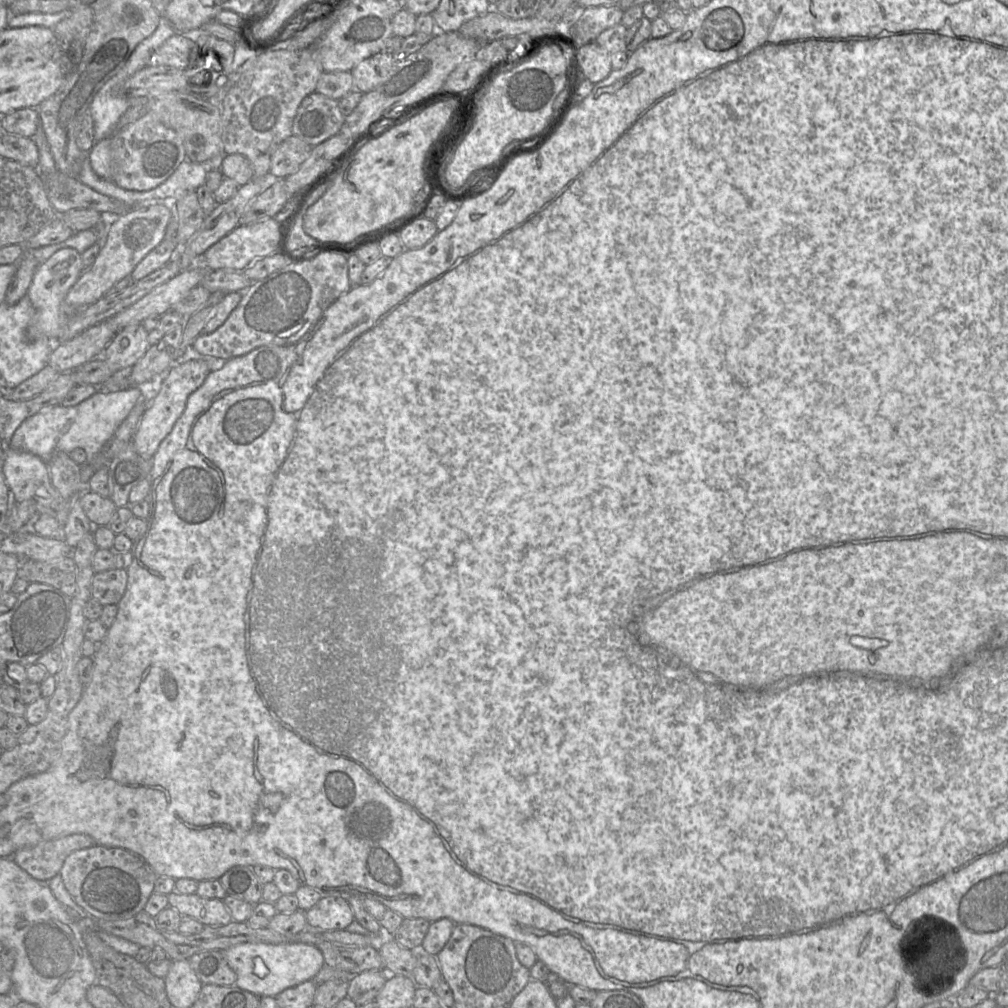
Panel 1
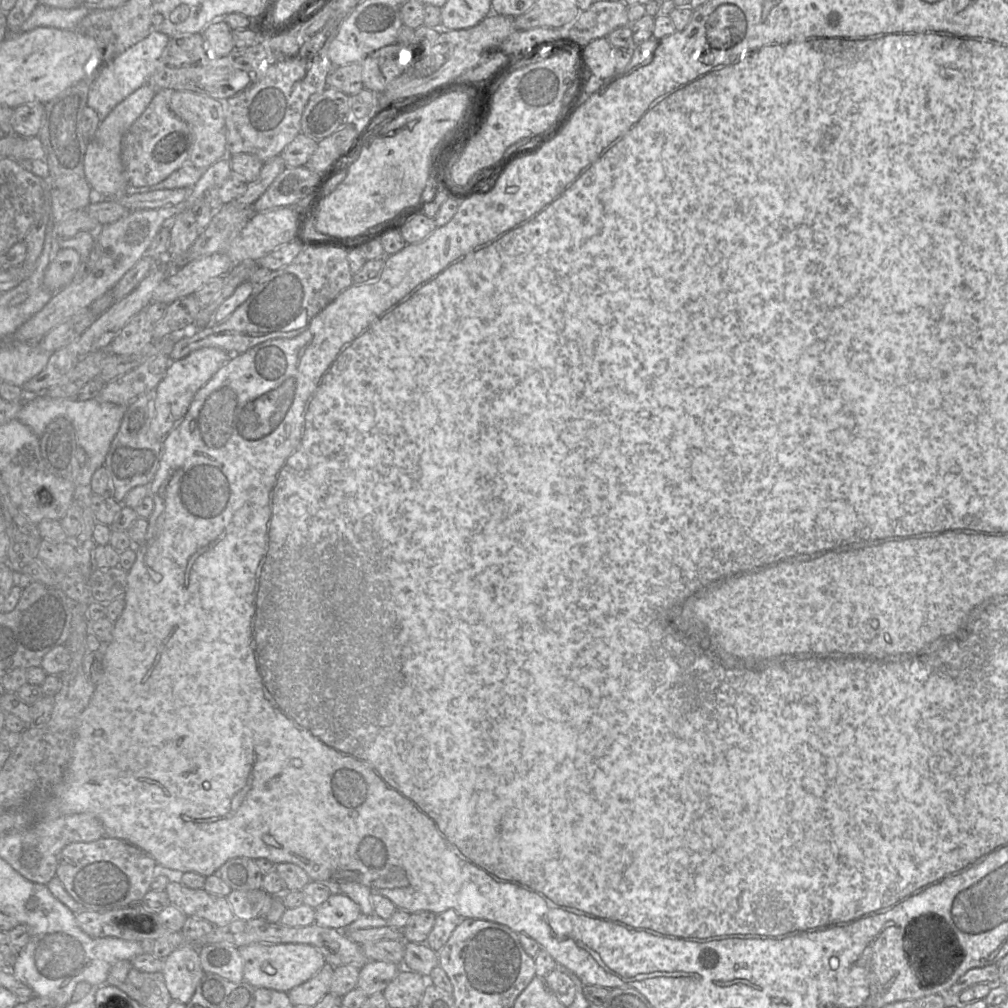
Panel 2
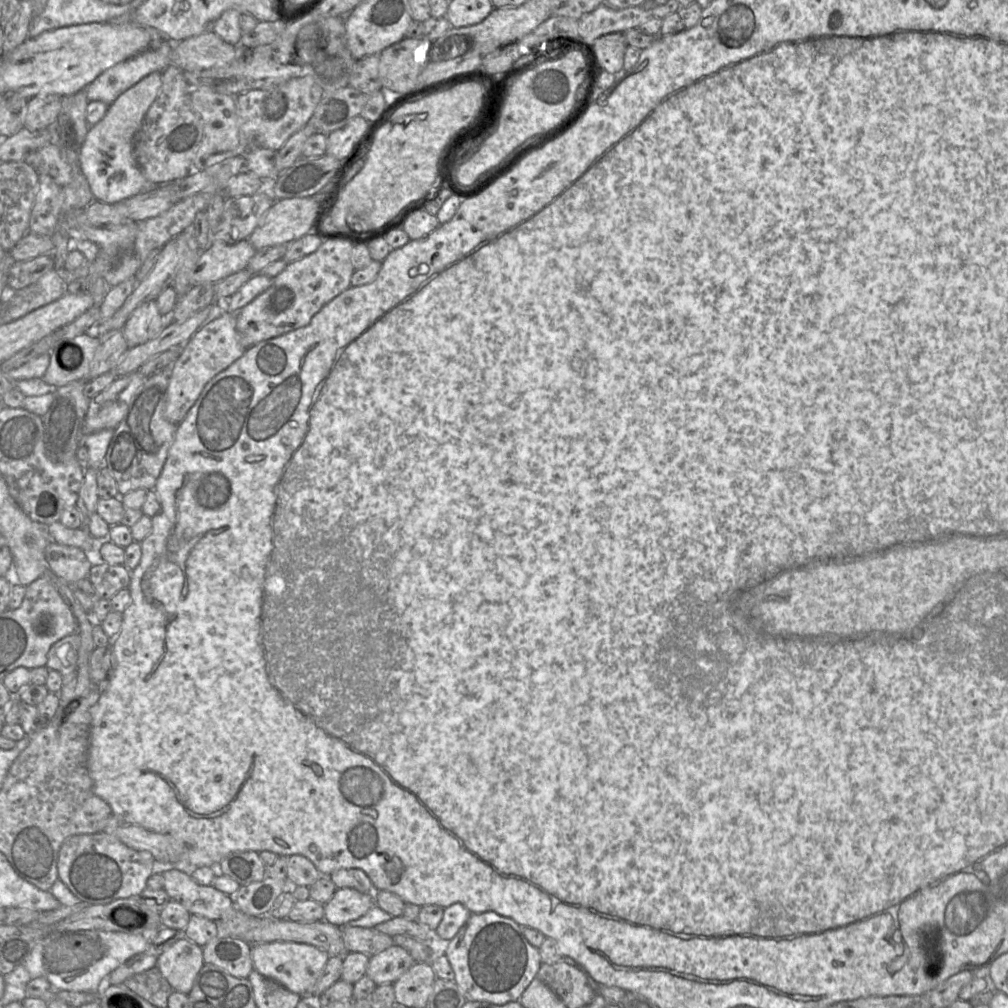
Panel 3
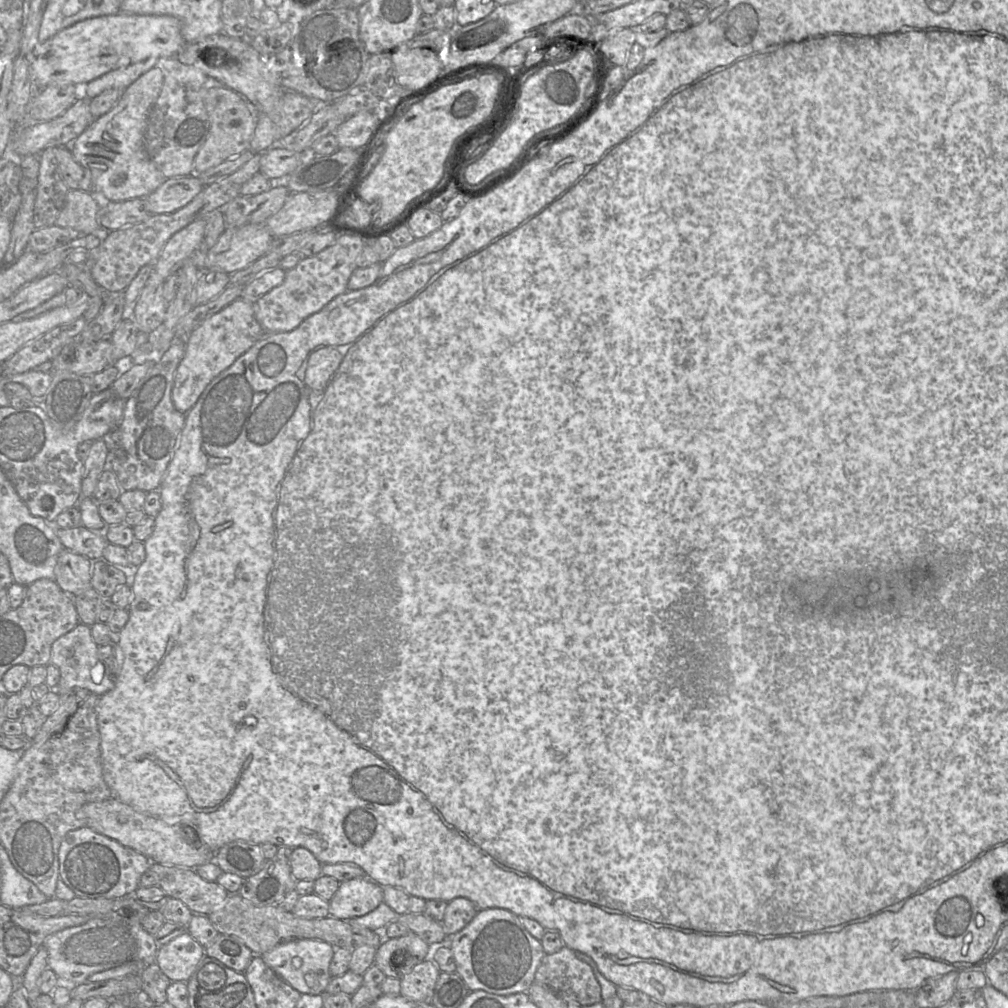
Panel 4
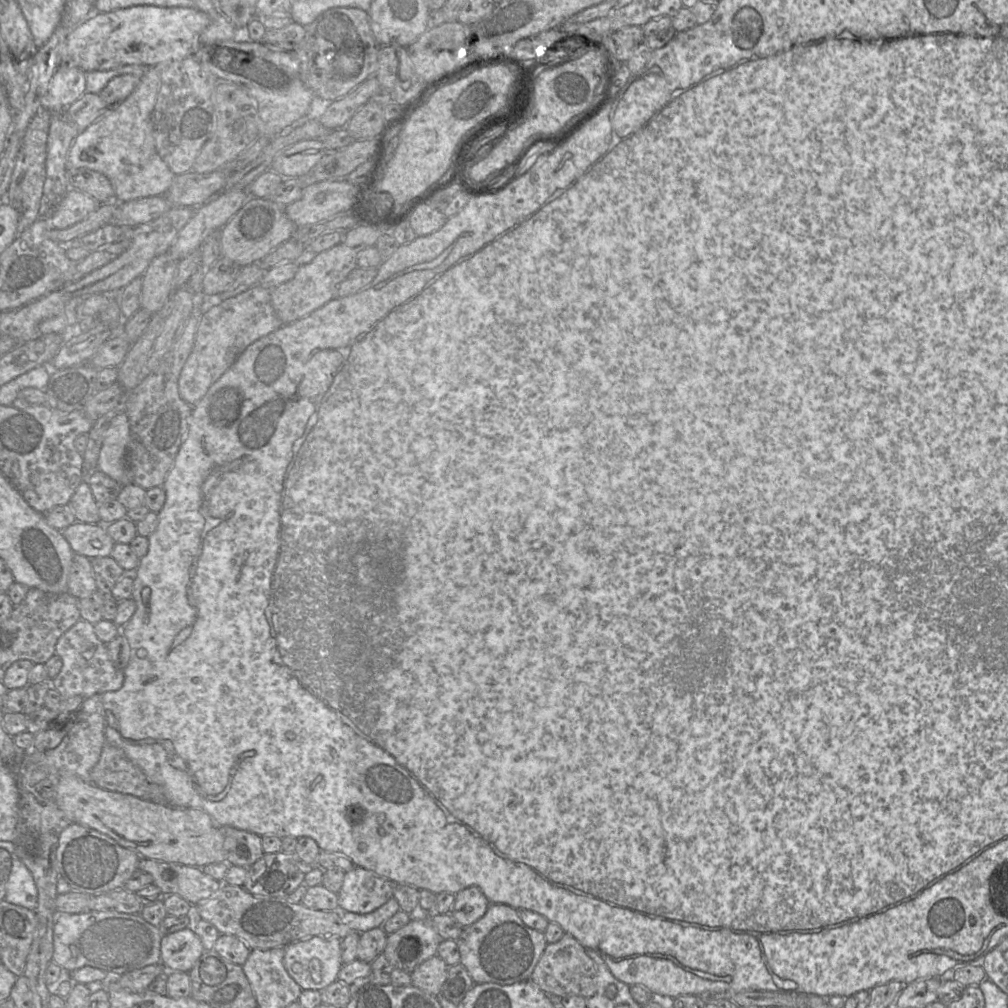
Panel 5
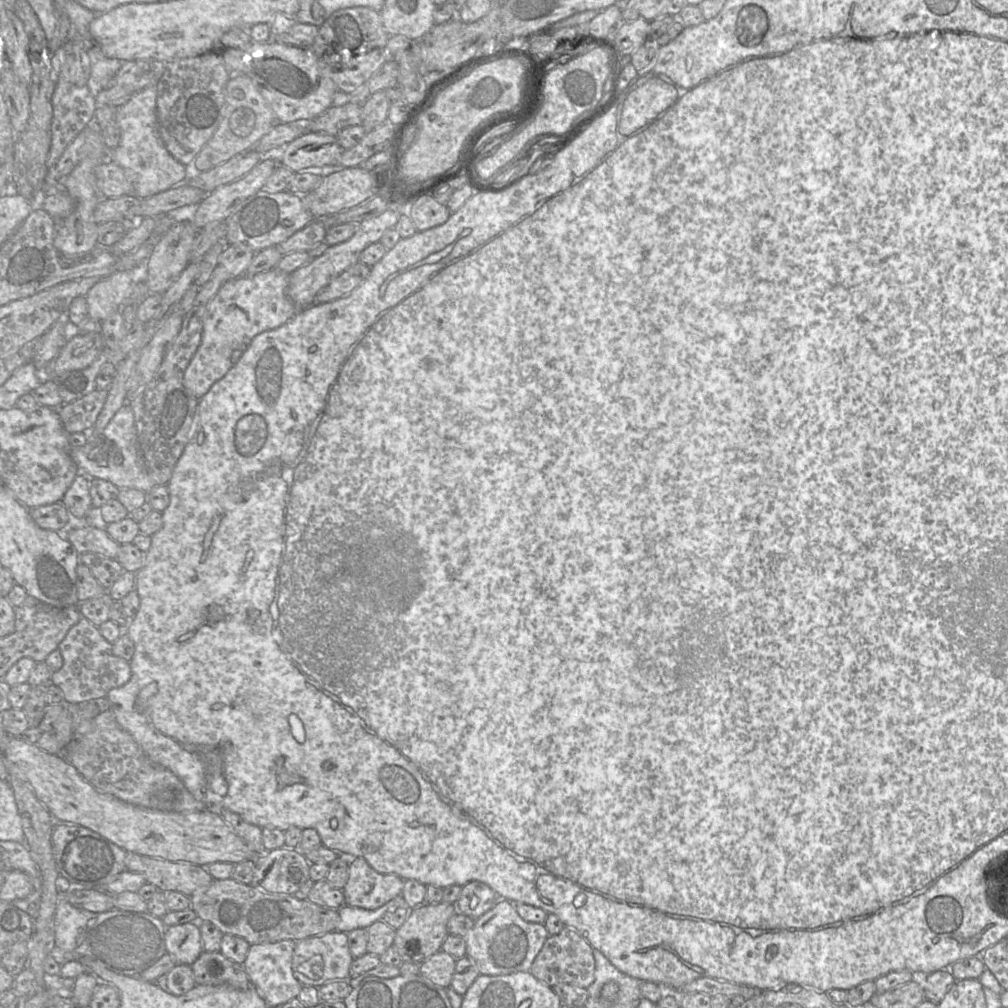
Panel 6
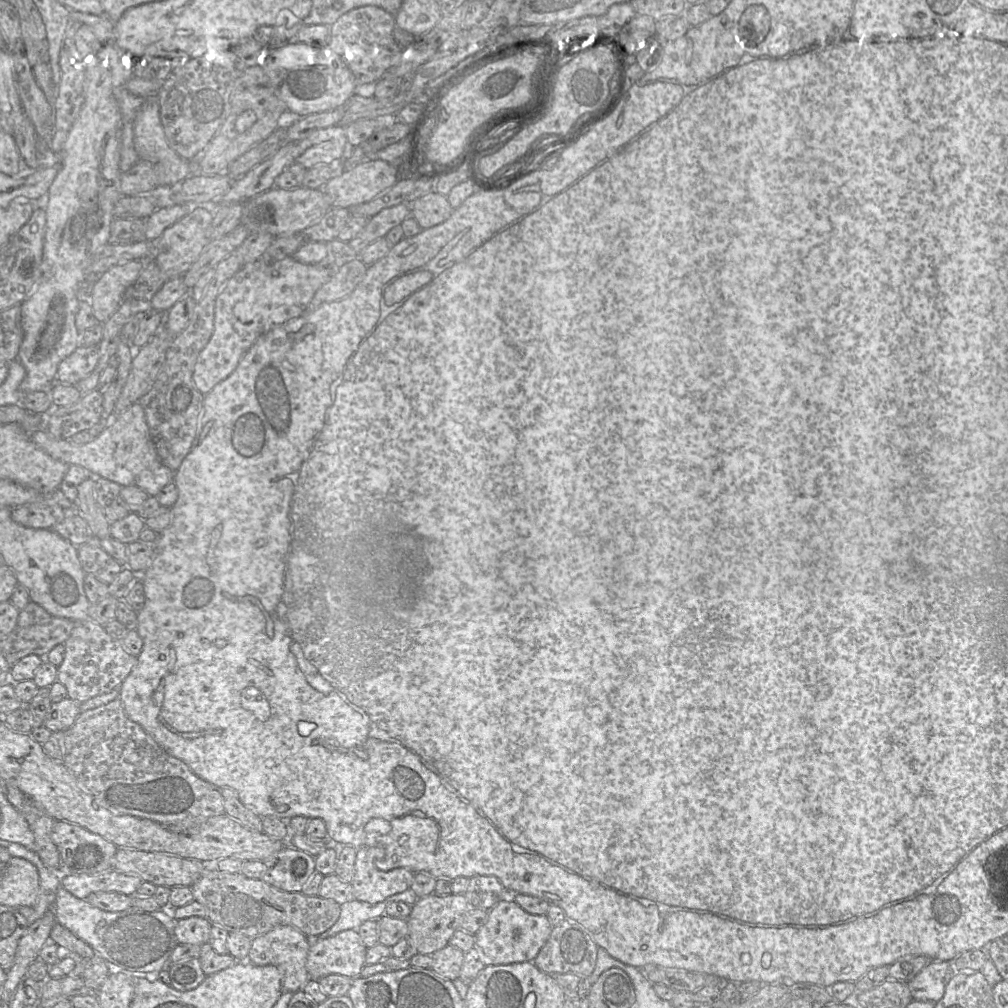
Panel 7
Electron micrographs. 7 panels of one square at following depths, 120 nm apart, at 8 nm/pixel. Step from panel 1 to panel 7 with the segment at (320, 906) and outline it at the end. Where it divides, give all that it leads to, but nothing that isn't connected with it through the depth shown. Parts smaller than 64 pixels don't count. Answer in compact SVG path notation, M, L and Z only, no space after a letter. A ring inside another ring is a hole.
M363 846L357 848L354 876L351 881L353 897L356 900L375 904L394 894L404 892L411 887L414 874L407 868L395 868L382 871L376 868L375 862L385 858L385 849L378 846Z

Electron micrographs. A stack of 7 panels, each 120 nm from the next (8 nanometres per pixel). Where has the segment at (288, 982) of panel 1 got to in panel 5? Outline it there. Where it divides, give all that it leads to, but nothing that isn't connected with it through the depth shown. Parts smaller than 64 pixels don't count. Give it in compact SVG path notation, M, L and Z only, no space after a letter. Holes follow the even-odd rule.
M313 936L285 946L283 965L302 990L321 991L337 980L343 966L341 940Z

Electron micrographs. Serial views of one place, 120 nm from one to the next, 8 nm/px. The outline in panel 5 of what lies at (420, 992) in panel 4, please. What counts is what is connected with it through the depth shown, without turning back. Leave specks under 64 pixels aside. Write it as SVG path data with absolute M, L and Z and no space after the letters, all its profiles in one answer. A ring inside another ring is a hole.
M435 955L419 965L410 975L413 986L437 996L448 976L448 965Z

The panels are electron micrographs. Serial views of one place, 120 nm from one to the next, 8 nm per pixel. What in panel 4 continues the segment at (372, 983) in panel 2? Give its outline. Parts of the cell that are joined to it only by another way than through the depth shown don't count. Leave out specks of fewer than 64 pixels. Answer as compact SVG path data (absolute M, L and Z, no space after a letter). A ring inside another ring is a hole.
M410 932L407 935L386 939L376 950L374 965L386 977L401 979L425 959L430 959L433 950L418 935Z

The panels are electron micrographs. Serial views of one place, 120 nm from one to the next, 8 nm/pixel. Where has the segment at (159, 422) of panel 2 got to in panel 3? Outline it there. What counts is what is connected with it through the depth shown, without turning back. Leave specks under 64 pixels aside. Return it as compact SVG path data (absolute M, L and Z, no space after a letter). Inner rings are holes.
M226 311L219 318L204 323L179 349L179 356L169 369L169 385L164 408L164 417L167 421L179 425L198 399L204 386L245 353L247 348L241 342L236 323L236 313Z

